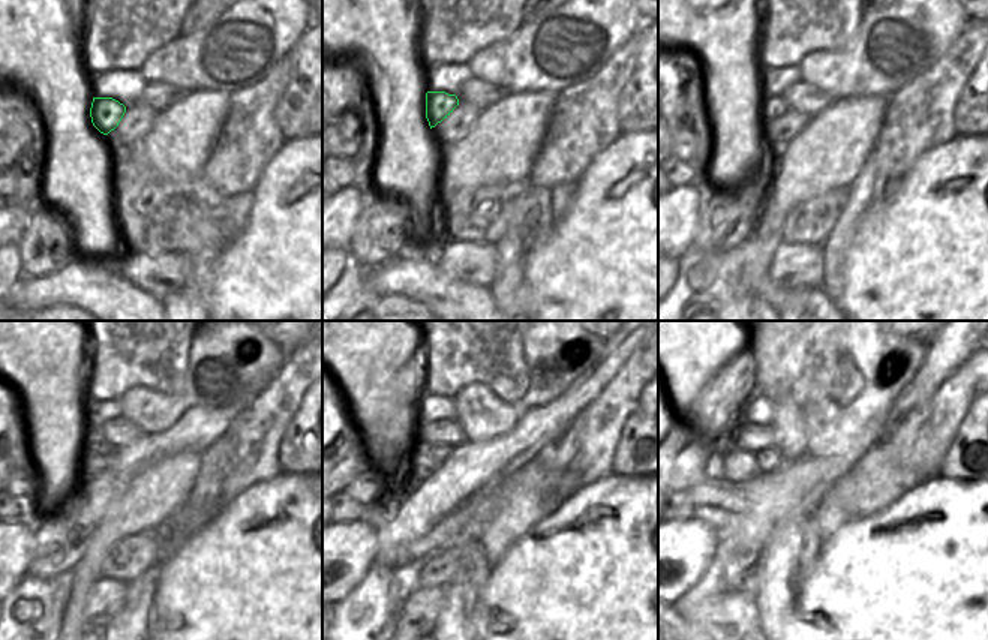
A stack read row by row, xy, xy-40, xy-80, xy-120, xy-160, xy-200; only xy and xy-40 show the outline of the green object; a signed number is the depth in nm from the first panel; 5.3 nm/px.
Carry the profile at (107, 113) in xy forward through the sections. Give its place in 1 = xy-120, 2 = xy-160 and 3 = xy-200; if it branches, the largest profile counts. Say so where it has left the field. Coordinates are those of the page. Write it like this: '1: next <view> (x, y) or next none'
1: next xy-120 (96, 448)
2: next xy-160 (428, 457)
3: next xy-200 (768, 459)

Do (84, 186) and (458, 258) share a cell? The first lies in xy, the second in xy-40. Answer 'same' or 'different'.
different

